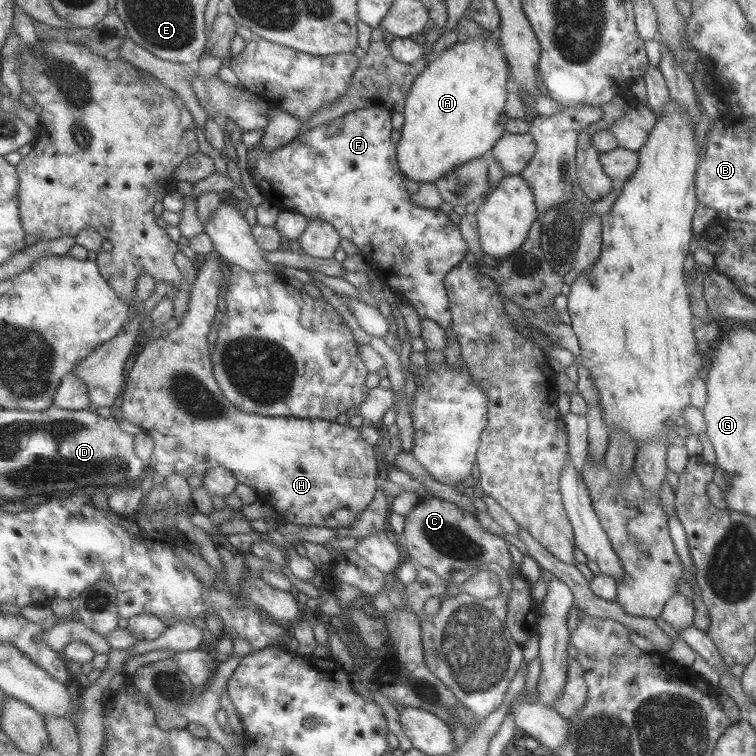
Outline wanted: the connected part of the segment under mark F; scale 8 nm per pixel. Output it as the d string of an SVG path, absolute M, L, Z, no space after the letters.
M369 107L355 112L349 112L341 118L336 118L329 124L322 124L321 126L311 130L311 133L305 133L303 138L297 138L290 141L287 145L275 149L275 151L267 151L263 145L258 144L248 151L247 170L252 177L256 187L259 188L269 201L278 203L280 205L287 205L291 207L293 211L302 213L307 216L309 220L325 220L331 222L336 230L340 232L340 236L345 239L351 240L354 244L357 244L361 248L361 254L364 255L367 262L371 265L372 270L375 273L376 284L384 283L390 288L397 298L397 302L404 302L410 304L415 311L417 311L421 320L433 319L441 325L445 330L450 330L453 324L452 311L450 310L450 299L448 296L448 287L445 284L445 279L448 274L465 260L465 256L469 254L469 246L465 241L460 226L457 226L449 215L445 212L441 212L438 209L429 209L421 206L416 206L411 202L412 195L407 190L407 177L404 172L401 171L400 160L397 156L397 144L393 144L393 122L391 122L392 110L383 107Z

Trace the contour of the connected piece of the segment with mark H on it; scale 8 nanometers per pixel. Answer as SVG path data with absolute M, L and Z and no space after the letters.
M216 250L209 255L201 258L198 265L198 276L193 288L191 288L190 307L188 313L183 318L183 323L178 325L176 329L163 334L159 339L151 341L147 344L134 362L133 368L128 374L126 381L126 391L121 402L121 410L123 419L131 424L139 425L143 433L149 434L155 441L154 456L150 460L149 467L163 463L171 463L174 466L174 472L184 478L189 476L205 477L208 470L223 466L233 470L233 474L240 483L256 488L261 492L261 496L265 498L265 502L273 505L278 510L286 522L301 526L325 526L327 528L345 528L352 526L359 519L361 513L371 505L373 499L377 496L377 478L379 478L379 460L377 460L377 451L380 447L376 447L365 437L361 435L359 427L353 427L348 424L338 424L336 421L328 421L319 418L297 418L297 417L270 417L249 411L241 410L229 401L220 387L216 374L214 372L214 362L212 360L211 344L209 344L209 332L213 328L213 320L217 316L217 296L221 293L221 278L223 278L223 270L221 265L224 259Z

